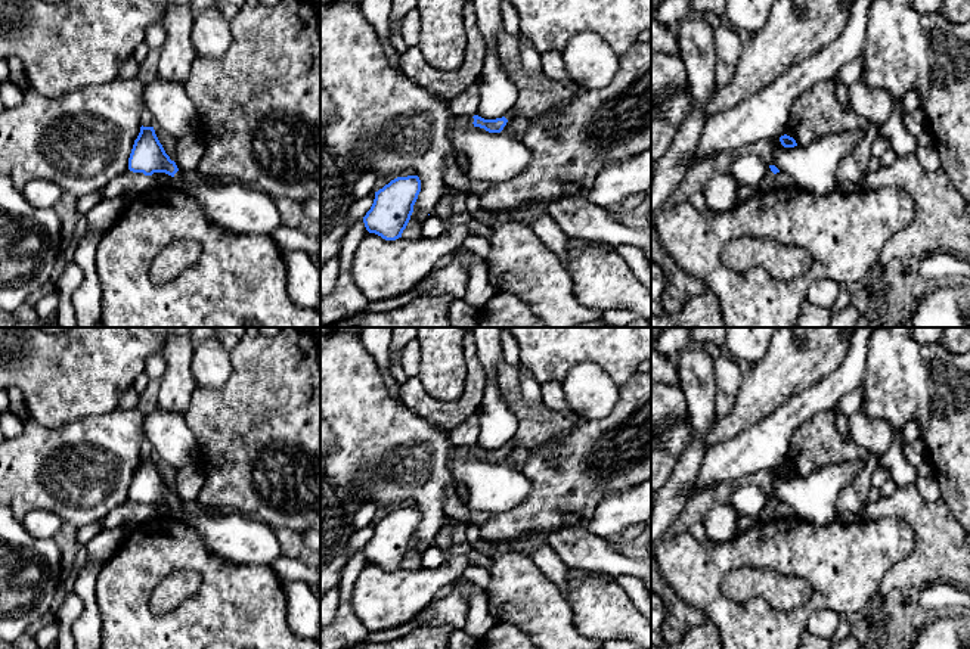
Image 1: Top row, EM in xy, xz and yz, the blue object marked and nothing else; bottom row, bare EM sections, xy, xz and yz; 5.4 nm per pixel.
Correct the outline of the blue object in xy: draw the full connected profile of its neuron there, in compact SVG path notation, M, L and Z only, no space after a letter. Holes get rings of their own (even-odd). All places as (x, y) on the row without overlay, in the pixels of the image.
M140 457L128 488L128 500L145 506L171 506L173 516L192 525L210 550L232 562L273 565L282 556L273 528L257 519L235 512L219 516L188 513L183 502L165 484L154 457Z

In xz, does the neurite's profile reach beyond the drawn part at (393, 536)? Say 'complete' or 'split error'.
complete

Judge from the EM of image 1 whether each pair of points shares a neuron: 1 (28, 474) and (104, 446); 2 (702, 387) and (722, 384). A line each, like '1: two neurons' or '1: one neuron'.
1: one neuron
2: two neurons

